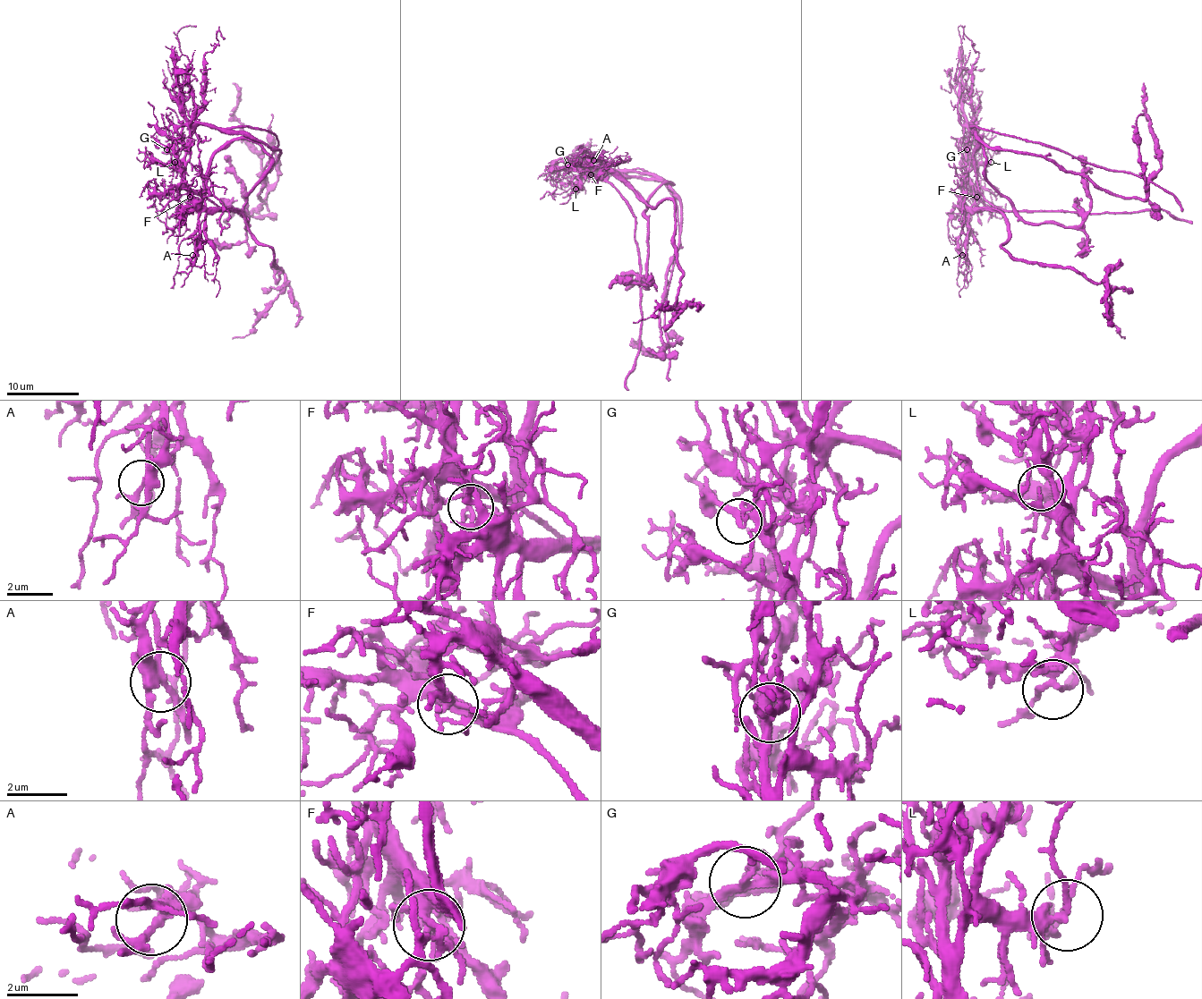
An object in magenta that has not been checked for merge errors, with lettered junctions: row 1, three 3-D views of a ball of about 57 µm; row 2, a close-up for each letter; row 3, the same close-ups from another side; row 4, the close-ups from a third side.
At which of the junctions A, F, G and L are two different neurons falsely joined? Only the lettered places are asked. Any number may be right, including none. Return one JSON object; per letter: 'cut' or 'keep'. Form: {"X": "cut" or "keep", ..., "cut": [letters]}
{"A": "keep", "F": "cut", "G": "cut", "L": "keep", "cut": ["F", "G"]}

